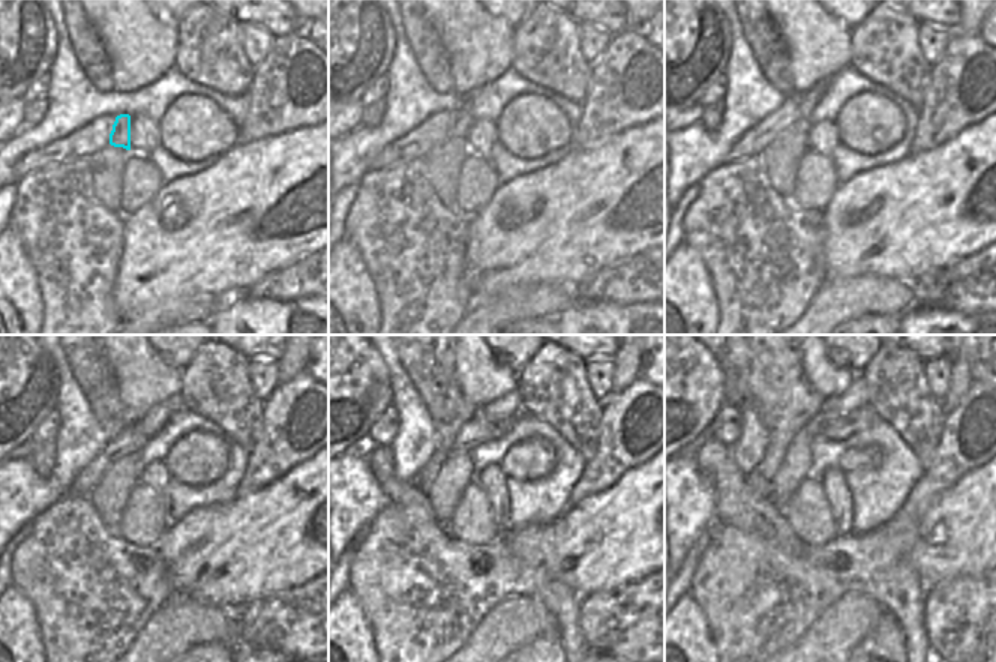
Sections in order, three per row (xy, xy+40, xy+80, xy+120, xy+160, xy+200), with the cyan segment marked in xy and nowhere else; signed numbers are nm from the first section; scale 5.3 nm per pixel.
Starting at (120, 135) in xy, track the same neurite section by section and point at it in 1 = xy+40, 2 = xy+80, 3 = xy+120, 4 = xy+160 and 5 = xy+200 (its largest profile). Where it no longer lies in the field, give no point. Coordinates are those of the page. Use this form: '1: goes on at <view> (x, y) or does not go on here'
1: goes on at xy+40 (461, 122)
2: goes on at xy+80 (807, 99)
3: goes on at xy+120 (156, 418)
4: goes on at xy+160 (509, 406)
5: goes on at xy+200 (855, 397)

